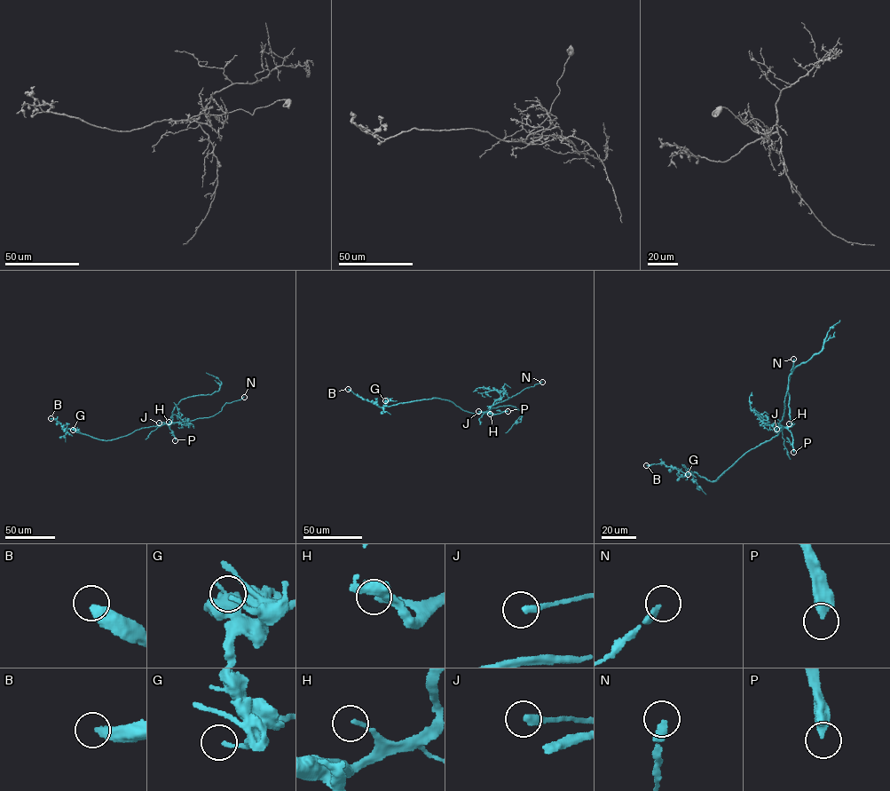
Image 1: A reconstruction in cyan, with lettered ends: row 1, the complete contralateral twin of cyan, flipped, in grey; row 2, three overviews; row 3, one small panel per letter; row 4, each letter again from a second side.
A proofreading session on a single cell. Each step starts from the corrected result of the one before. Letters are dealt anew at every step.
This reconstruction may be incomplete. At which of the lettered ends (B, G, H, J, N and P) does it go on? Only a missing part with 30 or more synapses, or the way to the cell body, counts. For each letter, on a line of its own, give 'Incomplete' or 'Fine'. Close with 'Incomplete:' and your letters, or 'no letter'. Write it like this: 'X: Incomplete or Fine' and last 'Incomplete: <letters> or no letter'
B: Fine
G: Fine
H: Incomplete
J: Fine
N: Incomplete
P: Incomplete
Incomplete: H, N, P

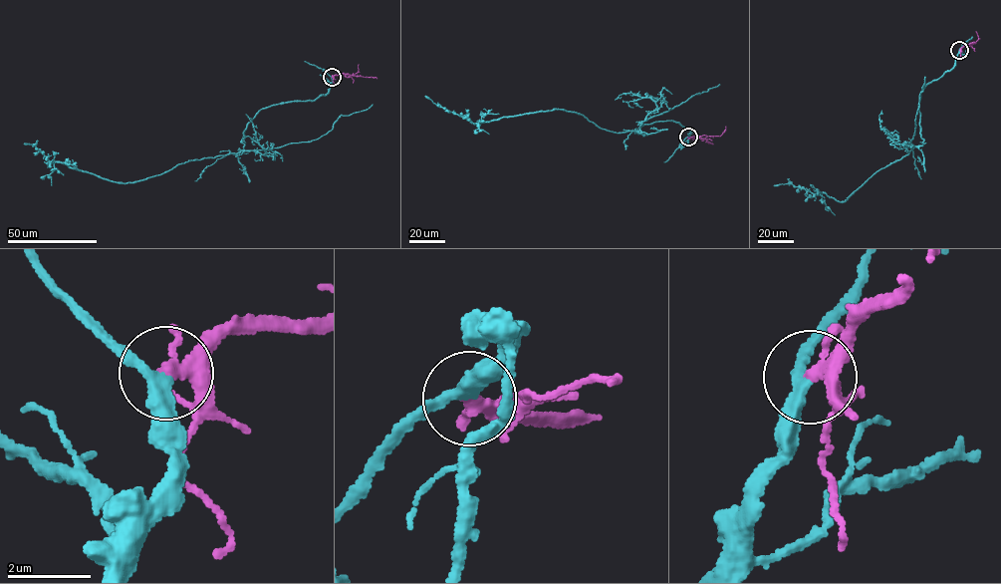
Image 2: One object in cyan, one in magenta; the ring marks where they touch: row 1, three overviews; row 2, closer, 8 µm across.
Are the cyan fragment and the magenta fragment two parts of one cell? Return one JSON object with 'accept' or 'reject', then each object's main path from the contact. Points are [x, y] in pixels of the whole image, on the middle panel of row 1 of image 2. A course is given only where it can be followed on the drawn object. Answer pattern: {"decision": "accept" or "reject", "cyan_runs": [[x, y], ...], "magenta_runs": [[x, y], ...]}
{"decision": "accept", "cyan_runs": [[688, 137], [678, 122], [643, 125], [634, 133], [643, 136], [618, 133], [554, 109], [471, 123], [424, 96]], "magenta_runs": [[688, 137], [720, 136], [725, 127]]}

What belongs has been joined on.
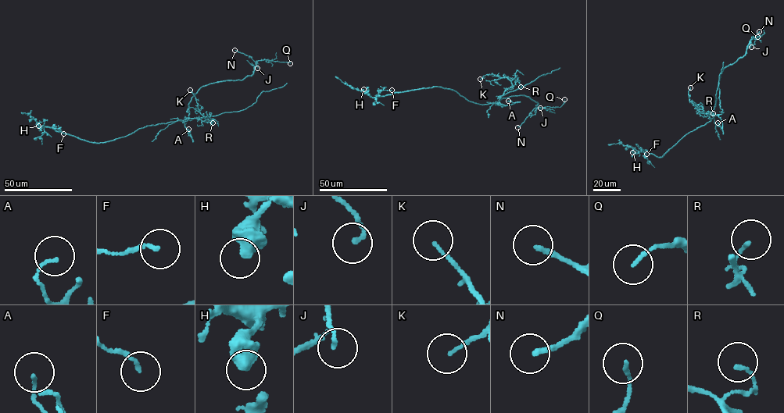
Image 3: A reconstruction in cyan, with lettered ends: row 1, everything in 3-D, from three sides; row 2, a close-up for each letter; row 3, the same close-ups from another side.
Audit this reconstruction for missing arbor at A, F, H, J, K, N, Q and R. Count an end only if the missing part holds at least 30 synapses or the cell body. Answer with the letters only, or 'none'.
none

